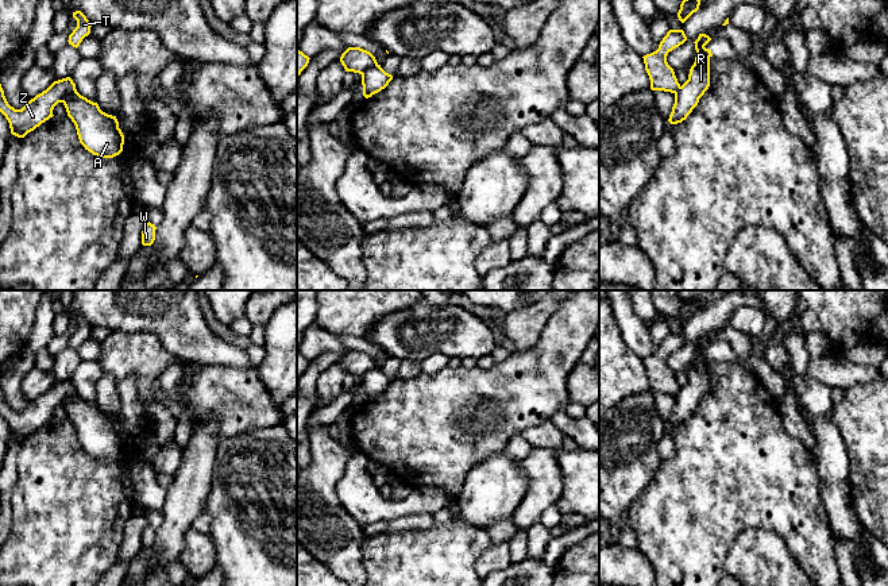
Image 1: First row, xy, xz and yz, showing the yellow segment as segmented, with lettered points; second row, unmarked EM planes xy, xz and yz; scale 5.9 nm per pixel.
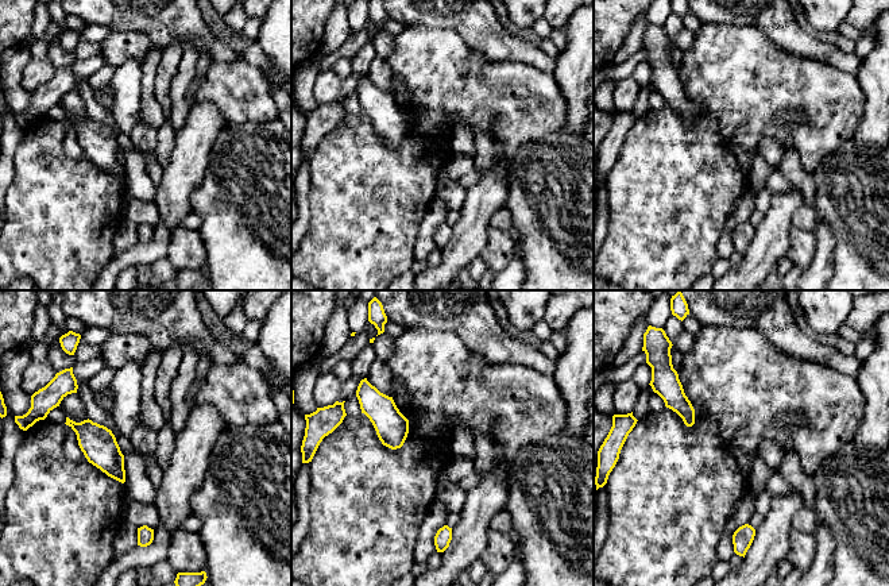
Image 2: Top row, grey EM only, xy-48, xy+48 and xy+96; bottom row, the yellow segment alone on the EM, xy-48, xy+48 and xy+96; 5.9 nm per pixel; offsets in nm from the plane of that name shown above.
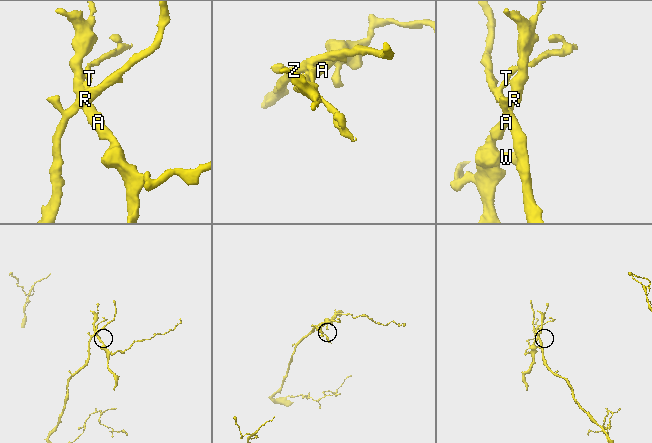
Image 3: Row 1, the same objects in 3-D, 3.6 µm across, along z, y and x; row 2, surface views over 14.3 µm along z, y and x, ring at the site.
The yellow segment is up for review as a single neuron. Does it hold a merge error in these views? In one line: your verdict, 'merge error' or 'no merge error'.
merge error

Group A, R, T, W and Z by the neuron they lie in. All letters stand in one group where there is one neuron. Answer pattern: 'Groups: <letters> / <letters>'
Groups: A R W / T Z

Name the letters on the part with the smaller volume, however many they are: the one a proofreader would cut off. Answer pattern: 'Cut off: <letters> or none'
Cut off: A, R, W

